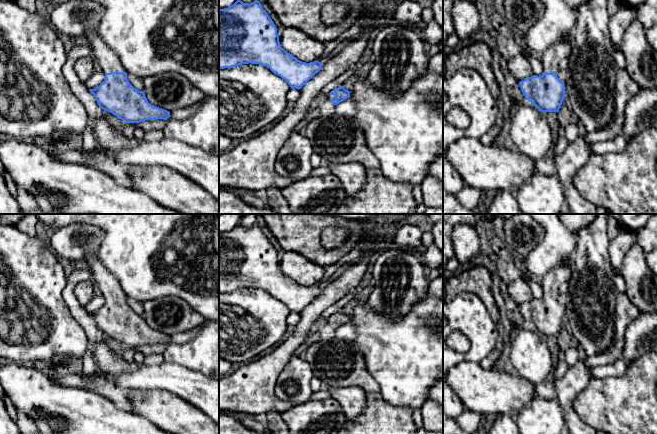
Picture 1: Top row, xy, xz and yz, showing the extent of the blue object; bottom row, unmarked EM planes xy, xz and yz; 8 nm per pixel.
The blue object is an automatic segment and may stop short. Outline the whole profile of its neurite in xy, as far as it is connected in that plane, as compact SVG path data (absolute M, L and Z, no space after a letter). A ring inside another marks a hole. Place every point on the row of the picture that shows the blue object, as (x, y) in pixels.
M96 28L86 29L84 36L93 50L98 68L105 73L104 81L95 89L89 89L100 109L126 123L169 118L169 111L150 104L143 91L130 84L117 54L101 39Z

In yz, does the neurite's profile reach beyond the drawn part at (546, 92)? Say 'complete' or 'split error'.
split error

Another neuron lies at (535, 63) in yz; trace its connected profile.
M521 51L521 54L525 57L525 59L530 63L532 67L532 71L534 75L541 76L543 73L542 63L539 59L535 58L533 55L524 53Z

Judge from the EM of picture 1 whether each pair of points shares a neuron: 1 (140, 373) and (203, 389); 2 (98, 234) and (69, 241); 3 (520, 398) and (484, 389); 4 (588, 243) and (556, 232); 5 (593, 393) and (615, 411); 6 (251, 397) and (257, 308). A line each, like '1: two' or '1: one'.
1: one
2: one
3: one
4: two
5: one
6: two

